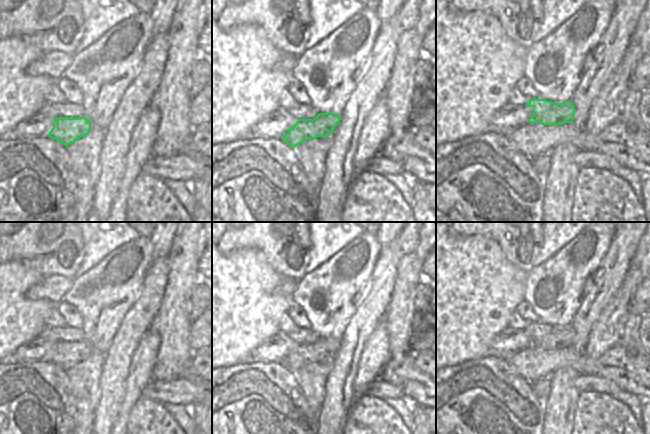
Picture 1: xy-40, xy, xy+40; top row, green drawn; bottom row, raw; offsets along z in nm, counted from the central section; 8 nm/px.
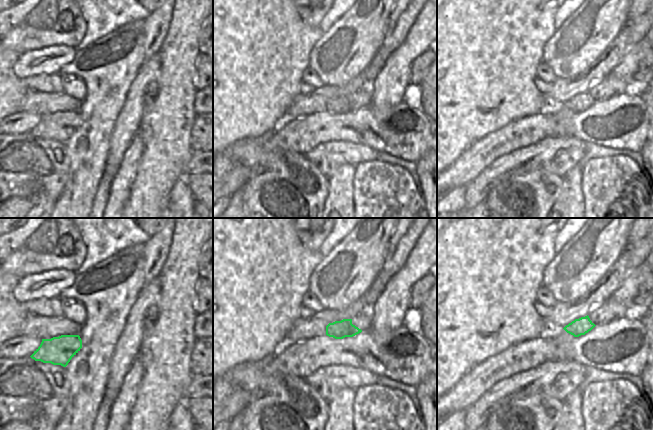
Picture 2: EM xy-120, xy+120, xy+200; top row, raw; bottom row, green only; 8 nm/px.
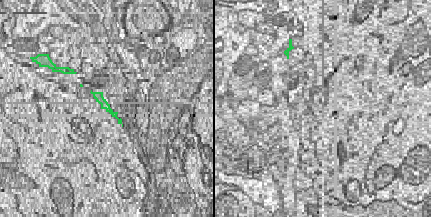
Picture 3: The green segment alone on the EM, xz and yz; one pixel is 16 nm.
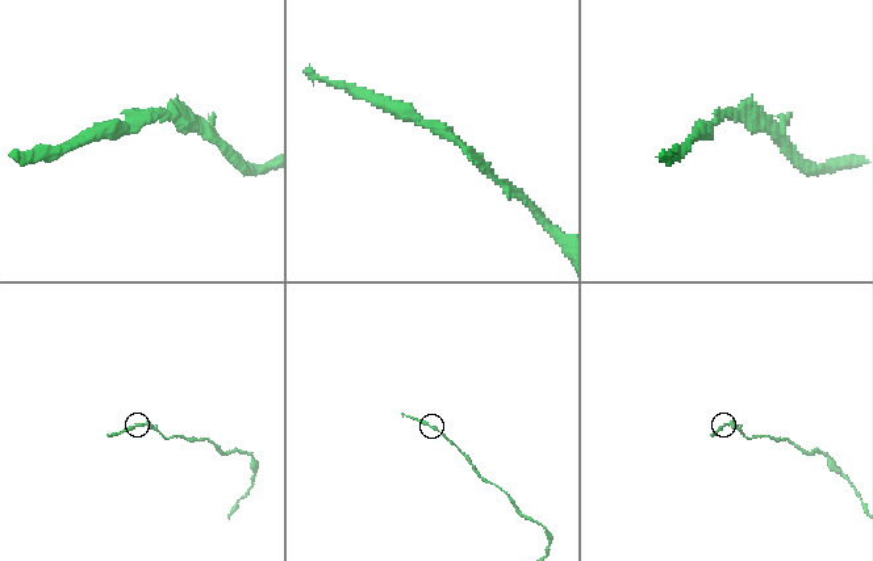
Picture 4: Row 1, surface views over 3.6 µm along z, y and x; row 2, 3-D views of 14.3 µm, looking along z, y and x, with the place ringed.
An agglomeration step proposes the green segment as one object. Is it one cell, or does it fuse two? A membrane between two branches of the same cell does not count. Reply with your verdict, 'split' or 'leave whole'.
split

